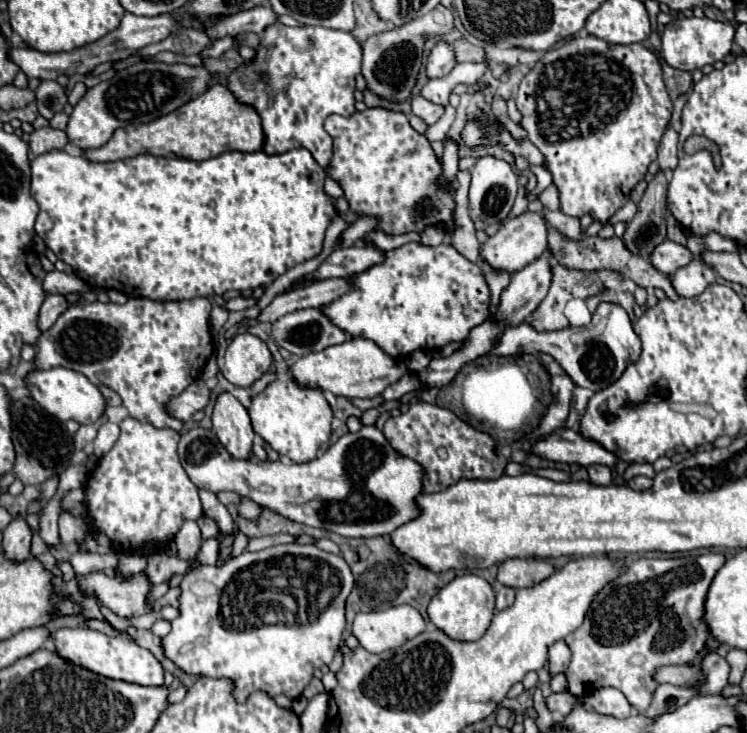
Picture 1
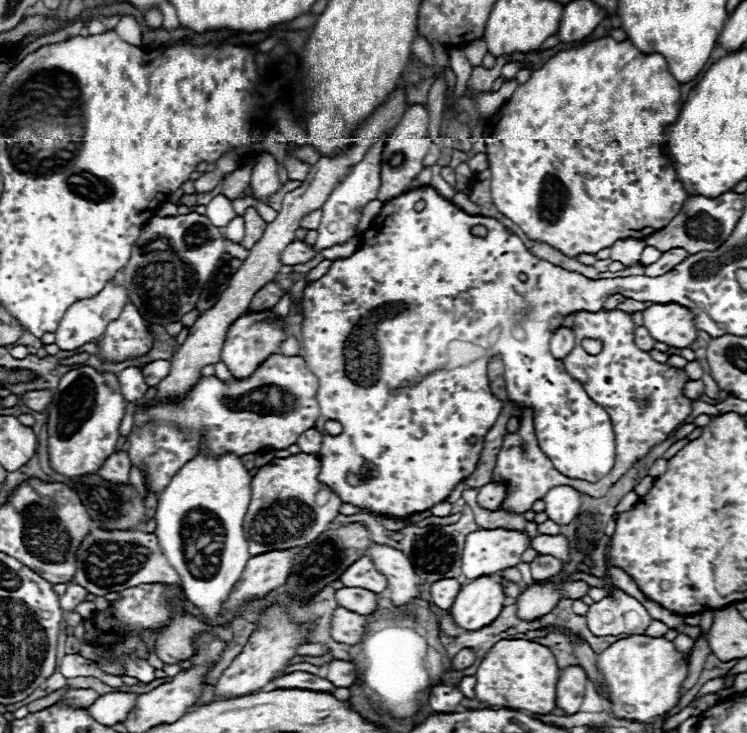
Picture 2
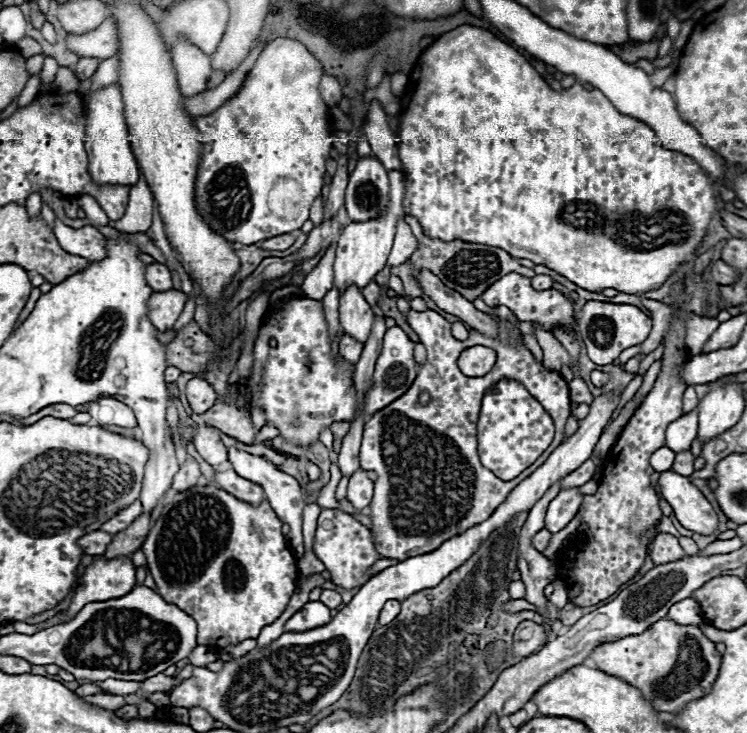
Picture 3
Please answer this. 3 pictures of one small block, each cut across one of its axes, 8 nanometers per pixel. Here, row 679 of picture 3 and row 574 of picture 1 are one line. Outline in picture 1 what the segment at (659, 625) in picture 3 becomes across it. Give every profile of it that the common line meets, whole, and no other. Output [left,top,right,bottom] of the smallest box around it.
[564,554,724,712]

